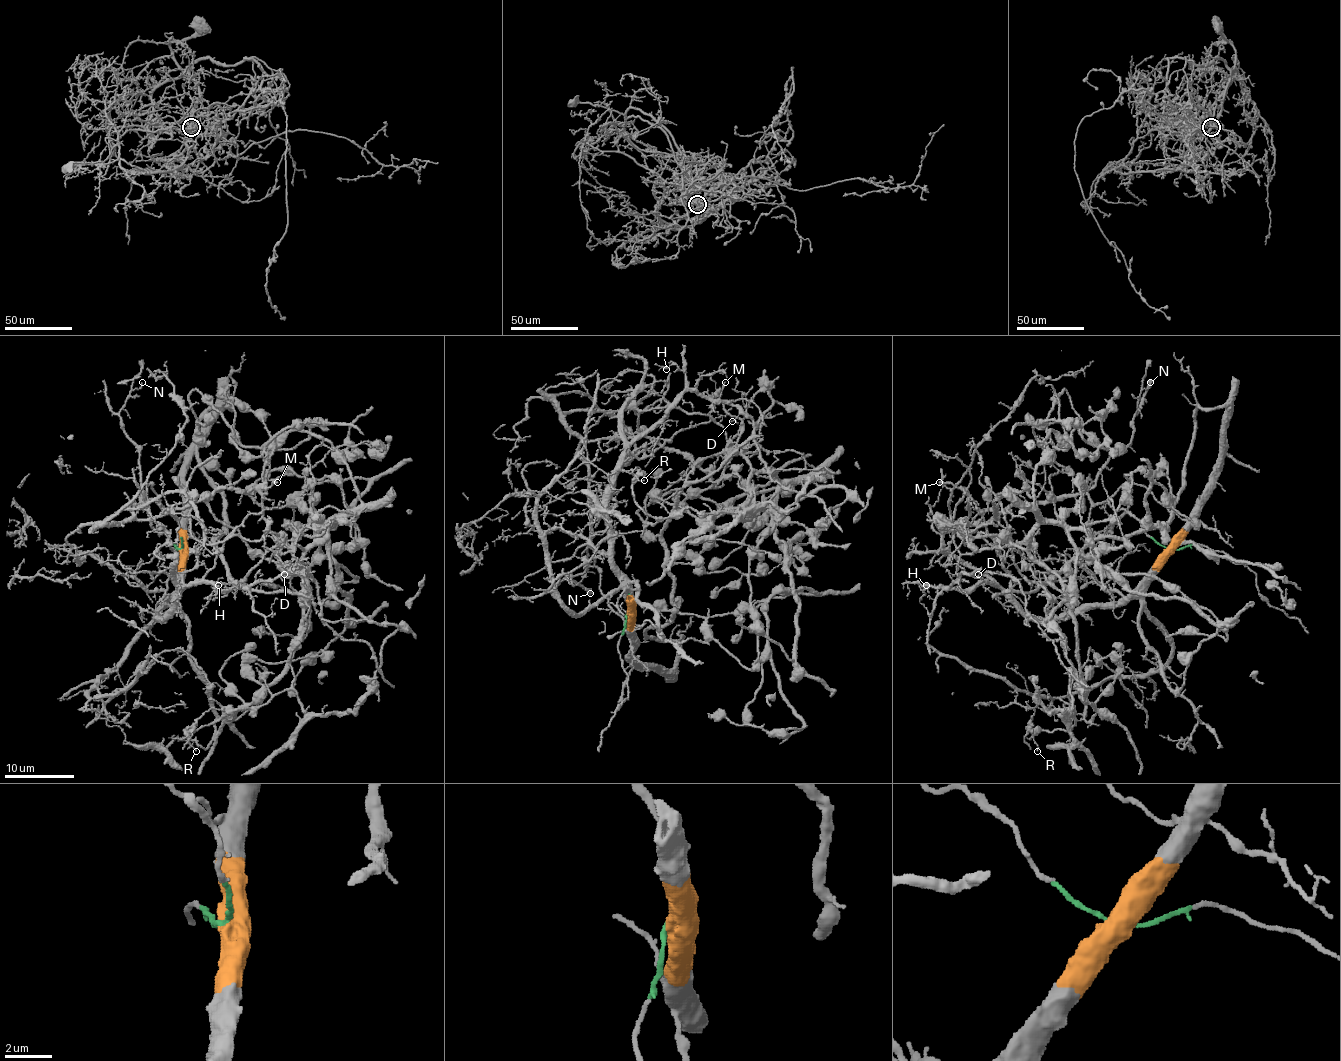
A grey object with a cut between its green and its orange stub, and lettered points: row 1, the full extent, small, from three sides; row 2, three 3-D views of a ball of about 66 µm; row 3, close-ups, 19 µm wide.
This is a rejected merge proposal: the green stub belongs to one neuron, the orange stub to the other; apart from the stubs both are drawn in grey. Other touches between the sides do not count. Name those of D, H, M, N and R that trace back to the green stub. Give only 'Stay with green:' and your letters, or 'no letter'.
Stay with green: N, R

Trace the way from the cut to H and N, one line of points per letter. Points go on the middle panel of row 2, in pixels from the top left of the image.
H: (627, 613), (627, 580), (611, 559), (610, 474), (684, 389), (684, 372), (676, 365), (667, 368)
N: (627, 613), (630, 601), (627, 583), (611, 559), (590, 545), (592, 531), (587, 568), (568, 578), (590, 594)

